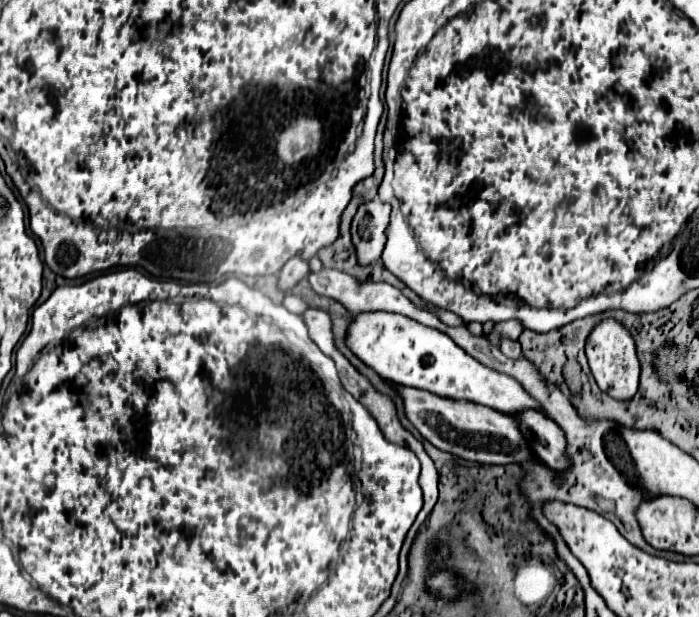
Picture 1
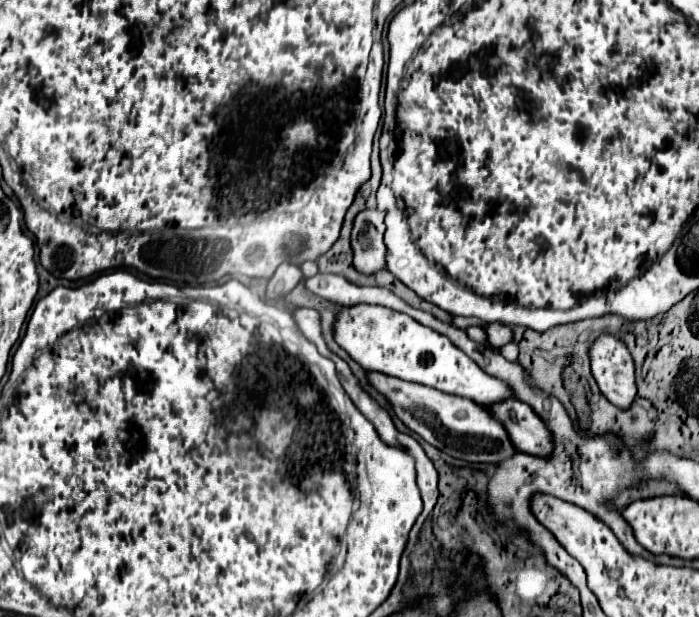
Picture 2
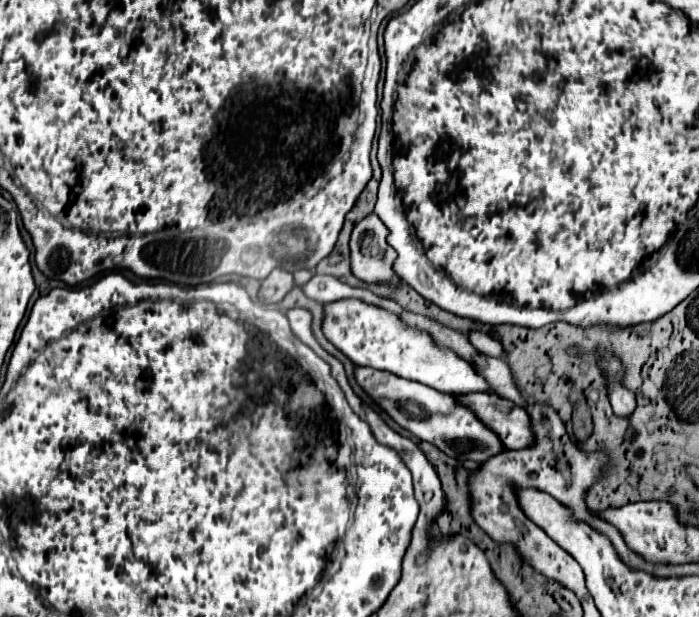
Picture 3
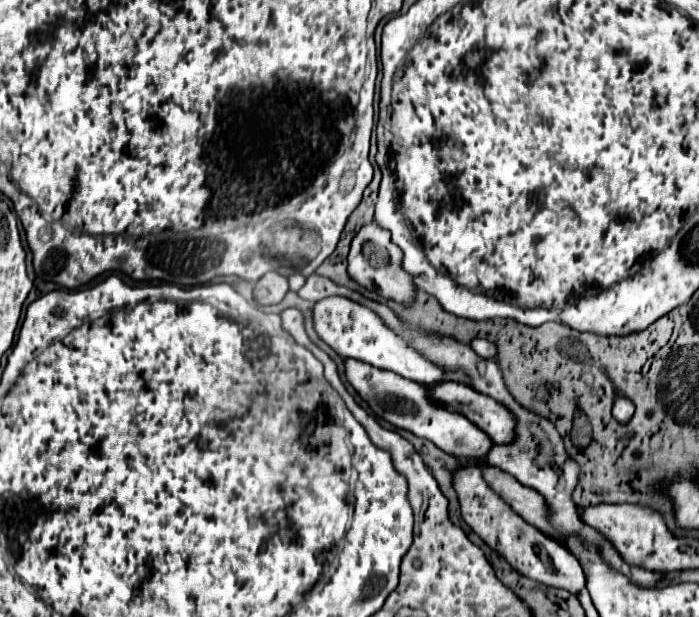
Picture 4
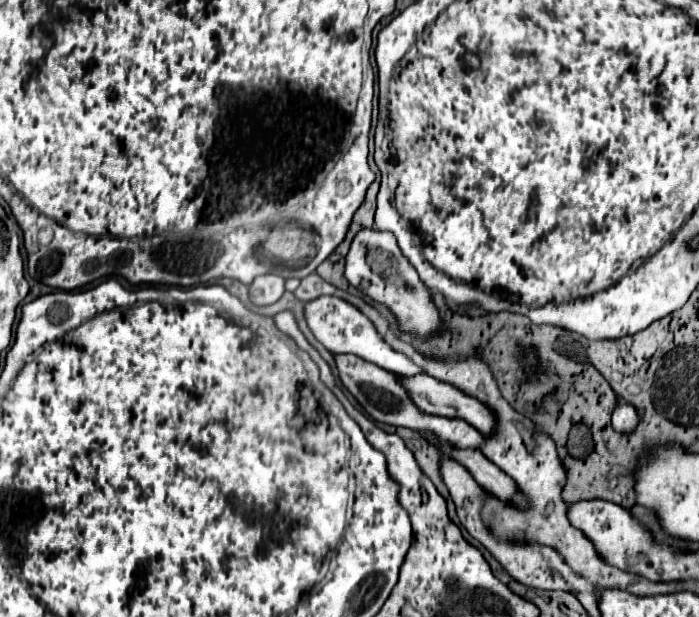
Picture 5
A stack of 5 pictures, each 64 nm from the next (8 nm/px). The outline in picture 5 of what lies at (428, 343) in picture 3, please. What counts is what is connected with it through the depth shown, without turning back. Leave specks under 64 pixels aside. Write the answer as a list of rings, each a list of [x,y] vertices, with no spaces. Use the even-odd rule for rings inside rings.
[[[320,296],[316,300],[306,302],[304,318],[306,318],[306,324],[312,330],[314,338],[332,354],[356,354],[372,364],[378,364],[380,368],[384,368],[388,372],[402,374],[402,376],[422,374],[422,368],[416,368],[408,358],[404,358],[404,354],[394,352],[384,340],[380,340],[376,328],[372,328],[370,320],[364,314],[360,314],[358,308],[354,308],[352,304],[348,304],[336,296]]]

